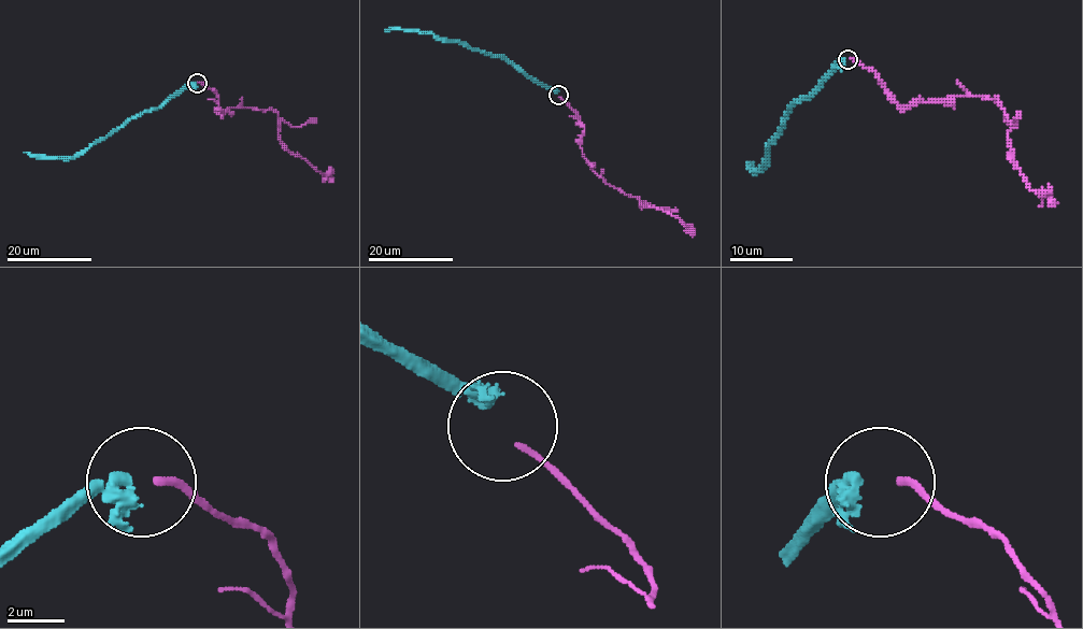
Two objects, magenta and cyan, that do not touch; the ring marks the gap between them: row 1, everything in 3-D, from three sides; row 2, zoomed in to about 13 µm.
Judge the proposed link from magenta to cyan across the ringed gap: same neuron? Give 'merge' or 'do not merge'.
do not merge

